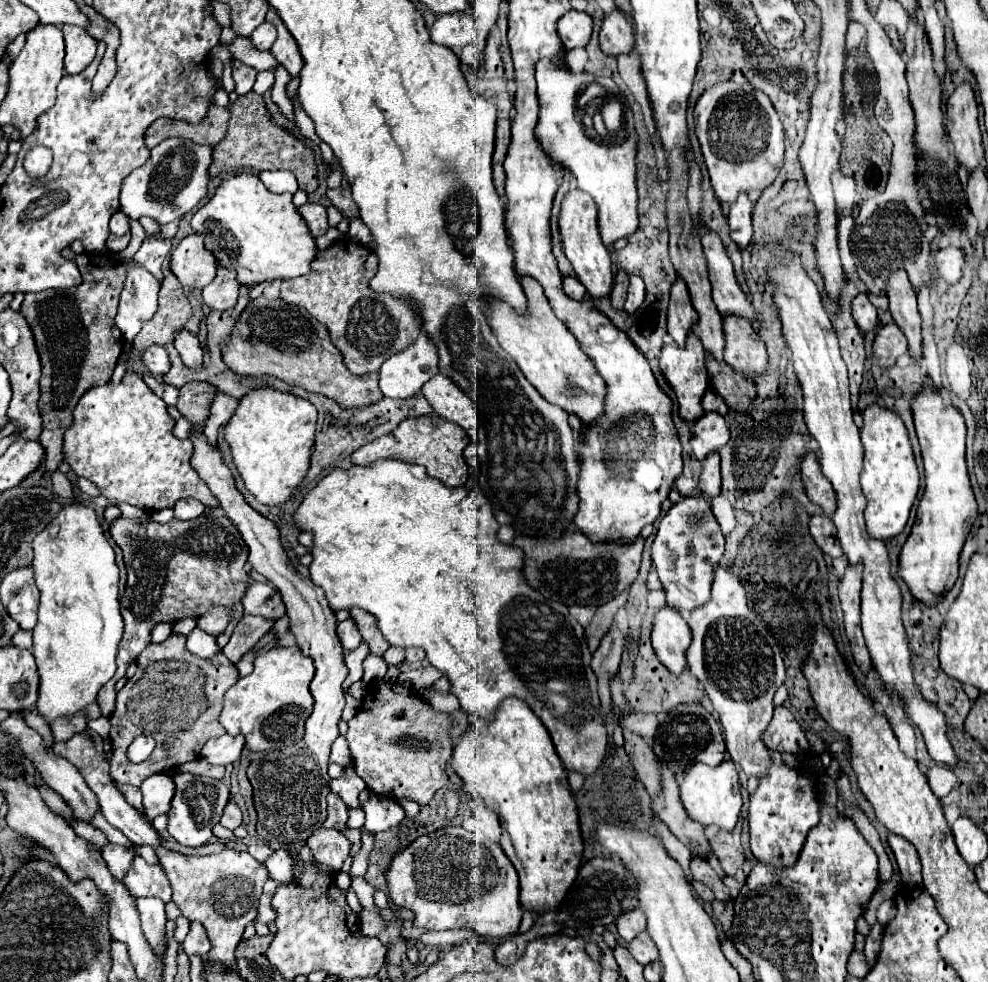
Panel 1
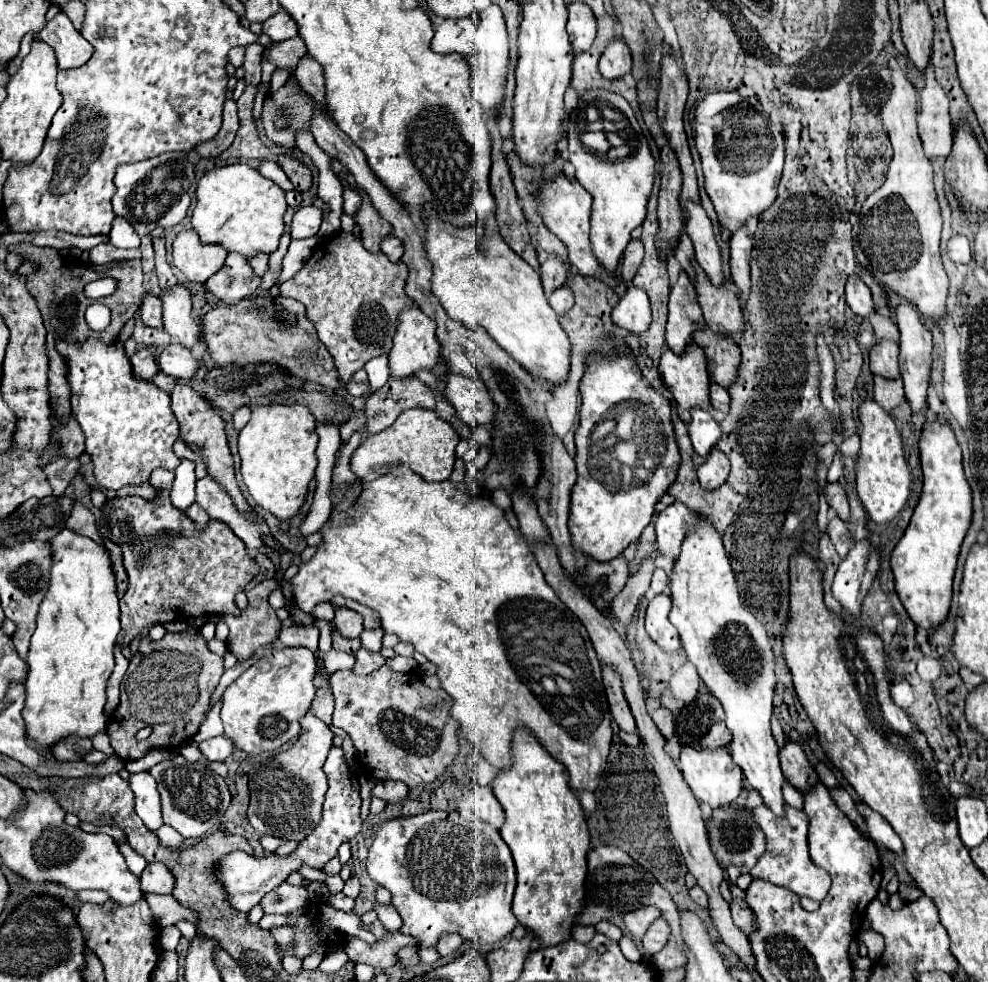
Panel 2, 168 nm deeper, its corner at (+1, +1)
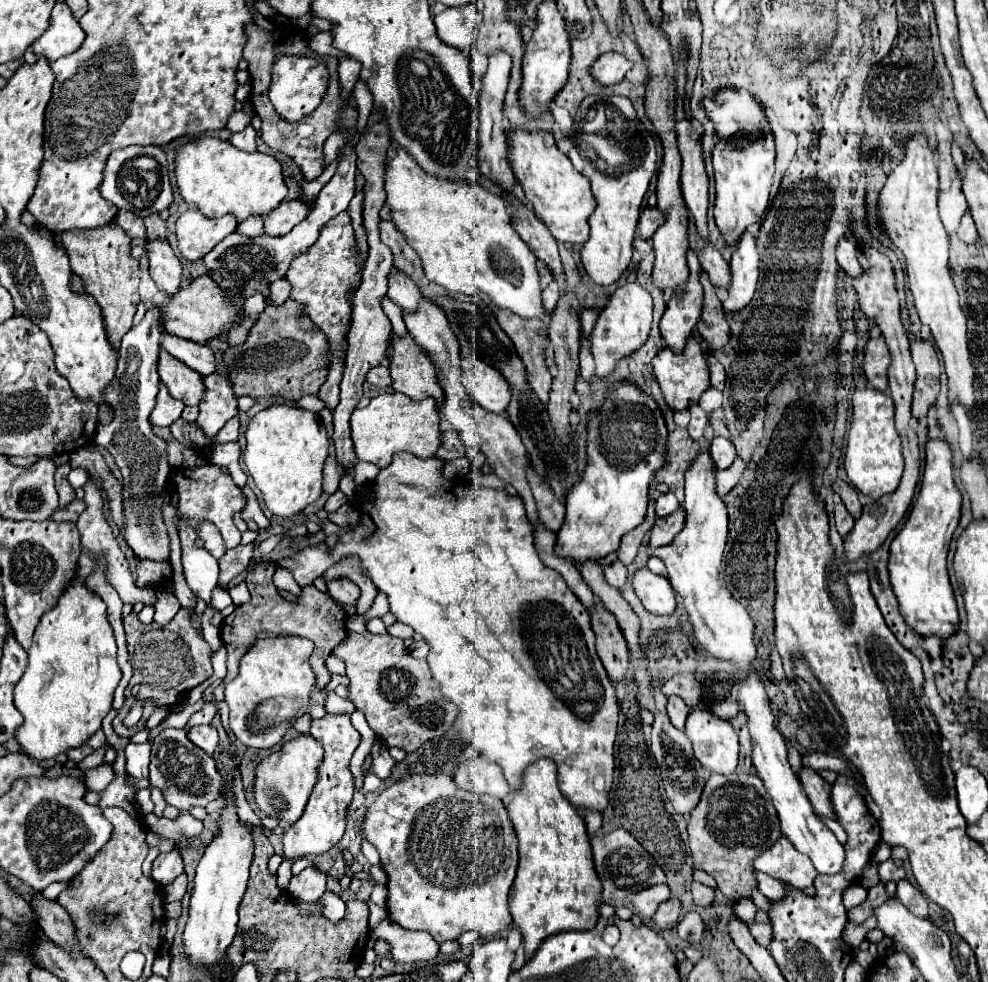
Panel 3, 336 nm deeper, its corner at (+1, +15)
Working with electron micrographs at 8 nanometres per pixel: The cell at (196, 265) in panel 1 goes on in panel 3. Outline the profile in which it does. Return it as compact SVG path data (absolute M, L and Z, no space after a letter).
M191 209L177 219L175 233L179 241L179 251L187 261L199 261L235 229L237 219L233 215L209 219L197 213L197 209Z

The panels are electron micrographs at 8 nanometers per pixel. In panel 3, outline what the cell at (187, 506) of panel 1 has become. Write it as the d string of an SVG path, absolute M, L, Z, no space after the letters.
M203 519L201 525L197 525L197 537L203 541L205 549L207 549L215 559L219 559L219 557L223 555L223 551L225 551L223 537L221 537L219 529L217 529L213 523L209 523L209 521Z

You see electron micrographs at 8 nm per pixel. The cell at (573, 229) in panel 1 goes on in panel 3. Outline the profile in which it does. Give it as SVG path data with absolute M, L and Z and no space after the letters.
M507 127L507 135L513 145L513 151L509 153L513 173L517 175L527 201L533 205L533 211L537 211L557 241L583 245L589 239L587 217L595 209L589 181L577 173L569 157L557 149L551 131L525 131Z

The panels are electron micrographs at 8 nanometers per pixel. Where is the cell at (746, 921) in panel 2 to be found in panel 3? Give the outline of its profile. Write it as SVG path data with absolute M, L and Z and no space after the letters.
M757 909L755 919L747 927L749 927L751 935L759 941L759 945L769 947L769 941L771 941L771 923L769 923L769 917L767 917L765 911Z

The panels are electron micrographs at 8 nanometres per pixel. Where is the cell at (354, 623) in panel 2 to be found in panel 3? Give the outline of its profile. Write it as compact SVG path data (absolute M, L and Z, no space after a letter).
M329 581L327 583L327 591L331 595L331 599L343 607L343 605L355 605L359 599L359 589L351 583L351 581Z

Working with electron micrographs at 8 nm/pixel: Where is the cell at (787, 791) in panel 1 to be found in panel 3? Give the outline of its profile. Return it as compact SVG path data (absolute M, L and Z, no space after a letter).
M781 835L773 847L763 851L753 861L753 867L797 889L813 885L817 877L817 871L809 861L809 857L799 853L785 835Z

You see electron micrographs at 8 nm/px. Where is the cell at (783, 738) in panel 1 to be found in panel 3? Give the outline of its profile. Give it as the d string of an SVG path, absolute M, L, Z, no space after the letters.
M805 765L799 769L797 777L799 777L803 791L805 791L809 803L813 805L815 813L833 819L833 811L829 809L829 789L831 789L831 785L825 779L821 779L821 775L817 771L813 771L811 767L805 767Z

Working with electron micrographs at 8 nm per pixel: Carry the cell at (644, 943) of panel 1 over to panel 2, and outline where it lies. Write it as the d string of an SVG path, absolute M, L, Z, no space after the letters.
M659 917L653 921L653 925L647 929L647 933L643 937L645 953L649 953L649 955L659 953L667 945L667 939L669 939L669 925L663 917Z

